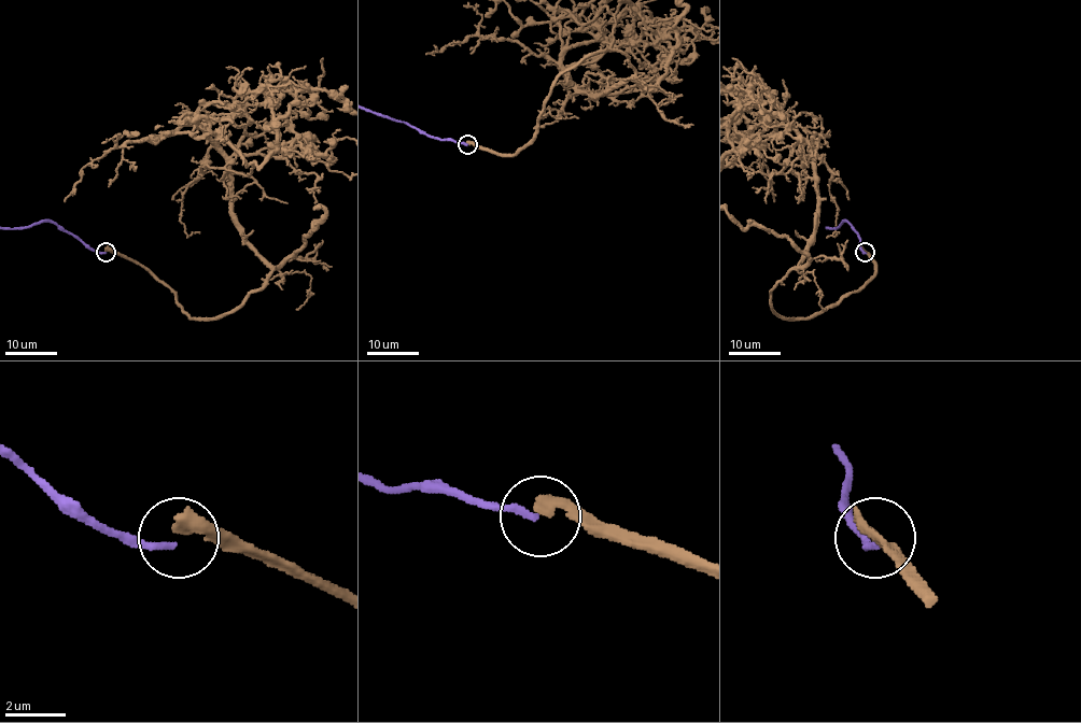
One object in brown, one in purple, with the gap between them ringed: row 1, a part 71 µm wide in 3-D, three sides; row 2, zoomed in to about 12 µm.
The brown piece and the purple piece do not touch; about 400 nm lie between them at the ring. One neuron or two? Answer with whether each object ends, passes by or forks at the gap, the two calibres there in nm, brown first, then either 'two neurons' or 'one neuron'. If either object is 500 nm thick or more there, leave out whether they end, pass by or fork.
brown ends | purple ends | 420/240 nm | two neurons

